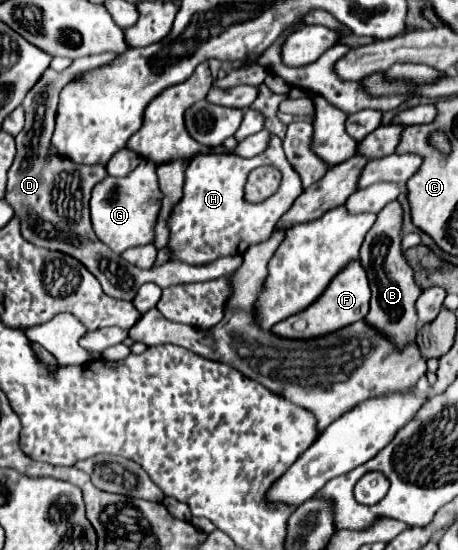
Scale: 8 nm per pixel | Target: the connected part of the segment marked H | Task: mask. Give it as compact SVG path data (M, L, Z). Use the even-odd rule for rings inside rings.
M271 135L265 152L253 158L241 158L235 154L197 154L189 160L185 170L183 196L173 206L173 212L167 220L169 226L169 242L167 248L171 252L171 260L187 262L187 264L207 264L214 260L235 254L243 254L249 246L267 240L277 220L289 210L291 202L301 194L301 178L289 162L285 160L282 140ZM257 166L275 166L281 172L279 190L261 202L247 202L243 196L243 188L247 176Z

